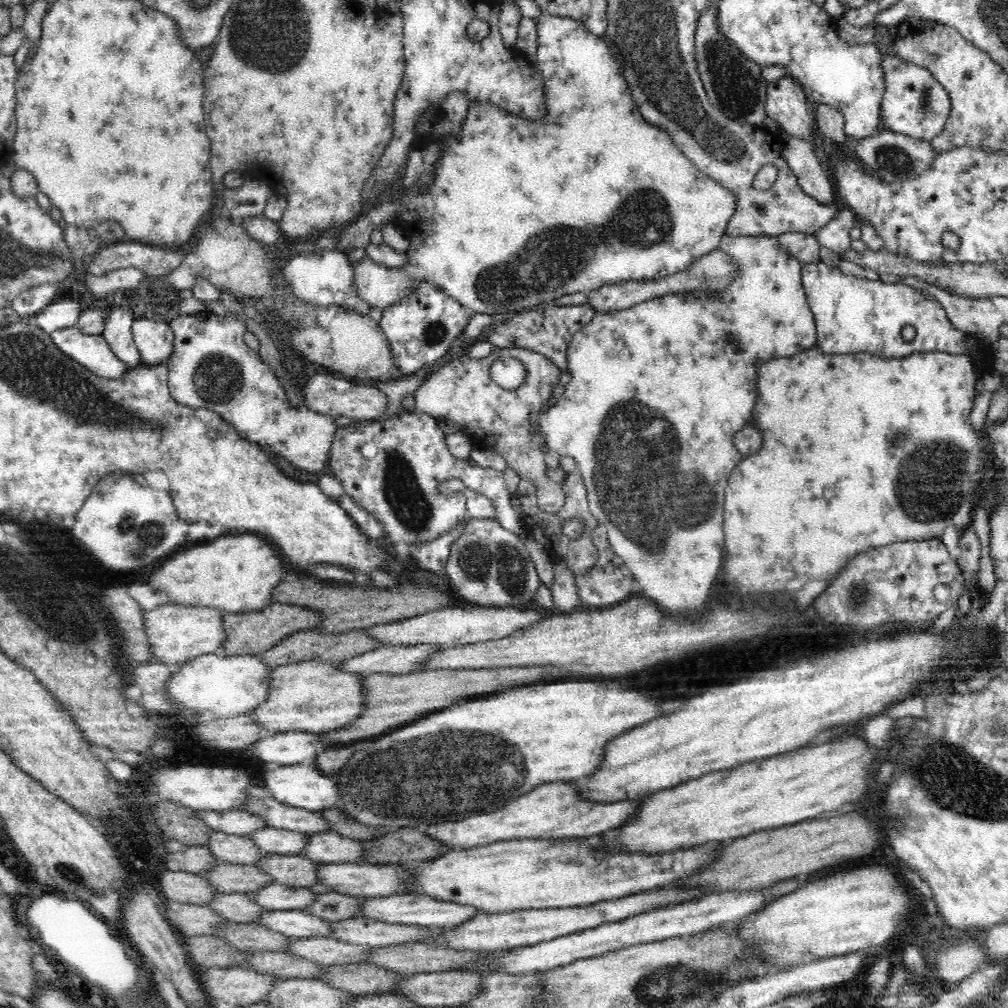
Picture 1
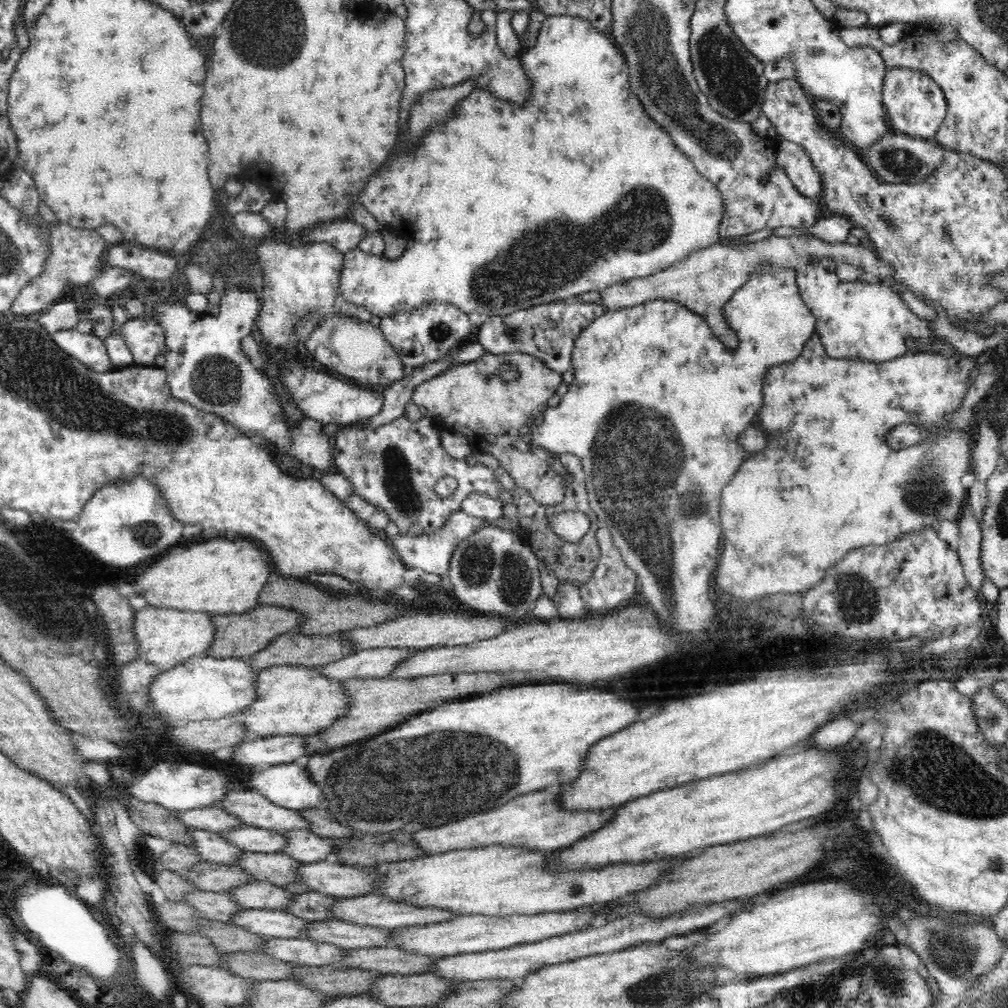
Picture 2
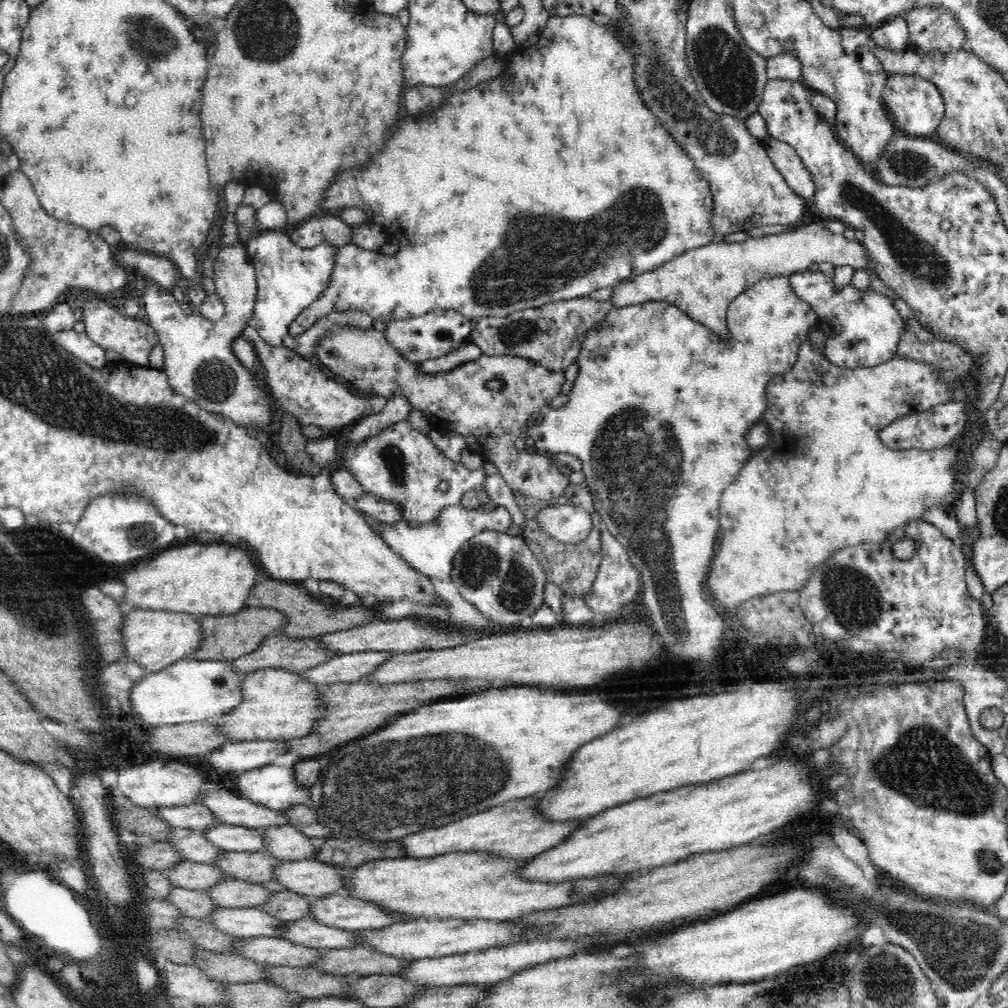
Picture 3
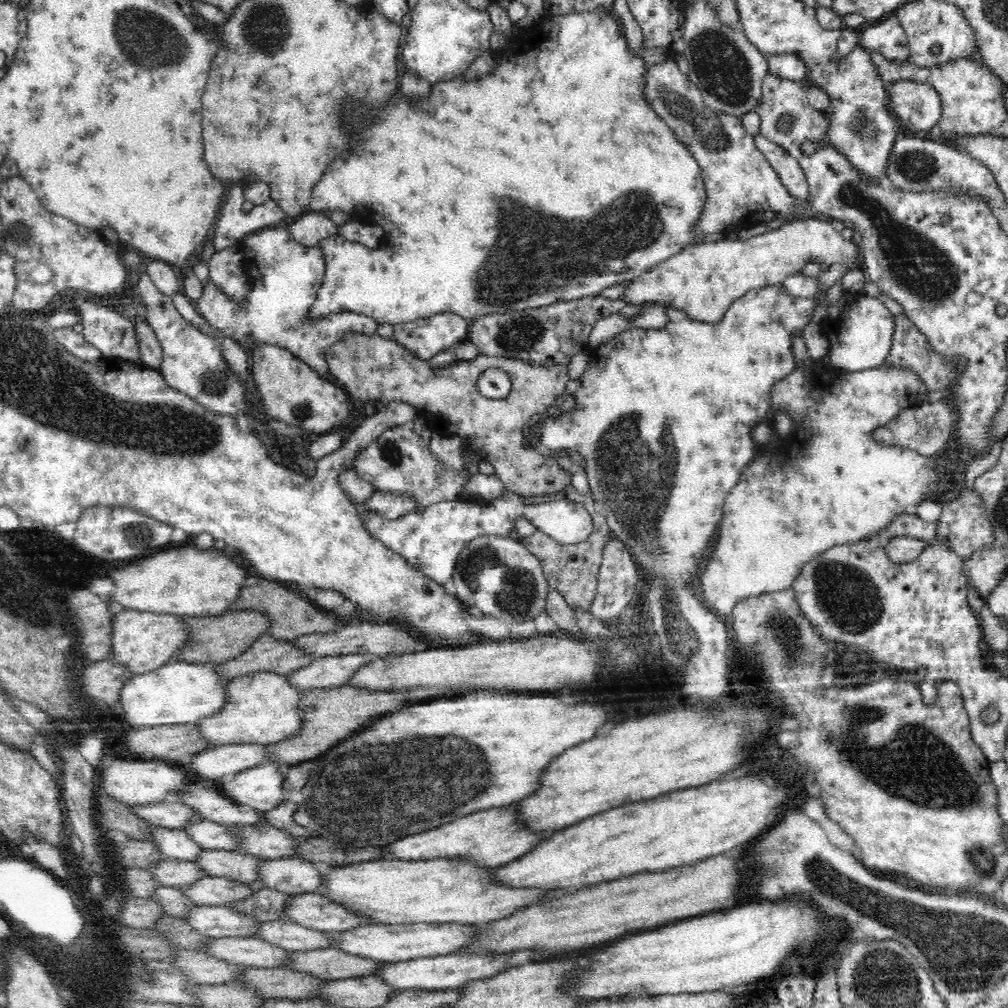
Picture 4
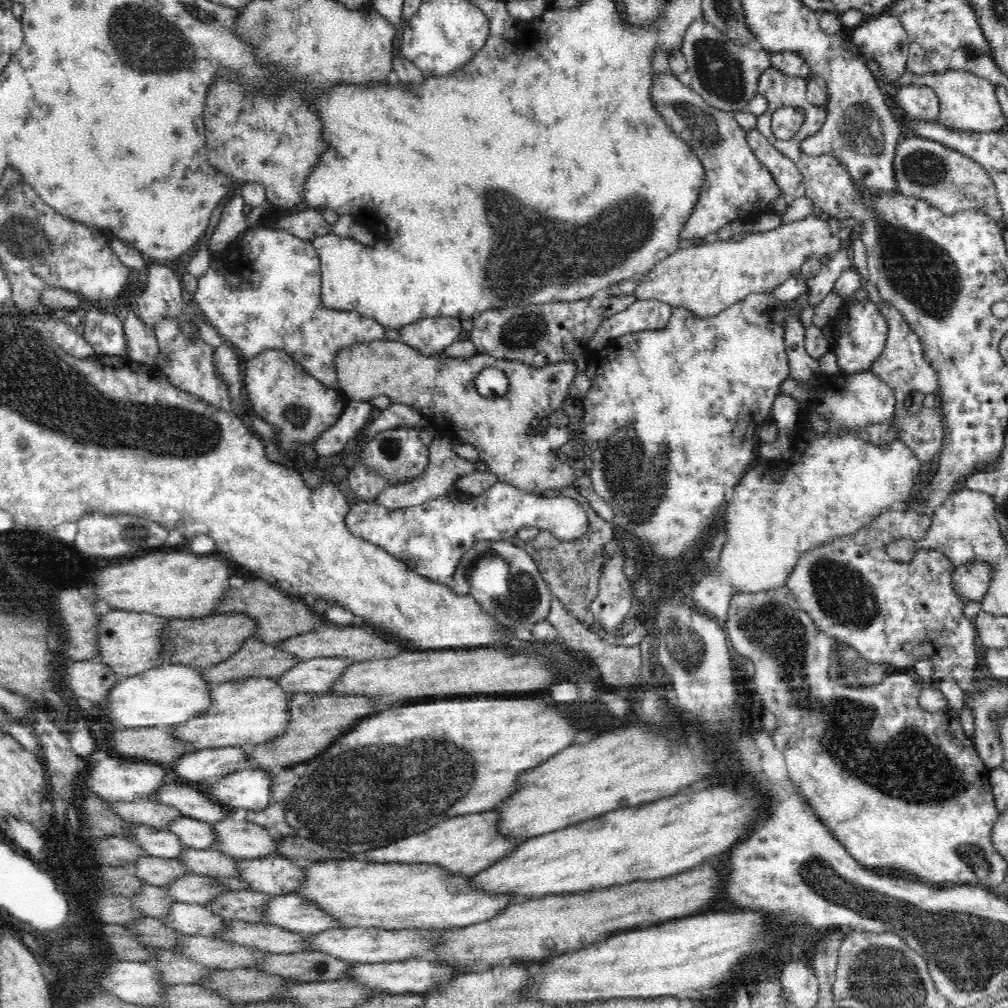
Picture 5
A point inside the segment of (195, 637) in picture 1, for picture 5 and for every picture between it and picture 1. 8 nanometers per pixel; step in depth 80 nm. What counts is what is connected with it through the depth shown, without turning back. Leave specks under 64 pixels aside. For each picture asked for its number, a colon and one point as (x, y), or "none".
2: (165, 637)
3: (154, 639)
4: (141, 641)
5: (129, 642)

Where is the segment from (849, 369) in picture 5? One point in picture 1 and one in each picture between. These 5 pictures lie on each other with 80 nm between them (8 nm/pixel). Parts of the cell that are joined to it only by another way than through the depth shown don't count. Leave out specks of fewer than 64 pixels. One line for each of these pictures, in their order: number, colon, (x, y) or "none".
1: (852, 314)
2: (860, 321)
3: (862, 329)
4: (859, 328)

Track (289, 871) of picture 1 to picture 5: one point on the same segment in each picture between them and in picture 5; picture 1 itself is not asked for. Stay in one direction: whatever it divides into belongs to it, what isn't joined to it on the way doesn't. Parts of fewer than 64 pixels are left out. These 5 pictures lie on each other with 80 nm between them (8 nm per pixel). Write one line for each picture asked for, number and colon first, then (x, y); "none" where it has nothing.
2: (276, 868)
3: (253, 867)
4: (231, 865)
5: (212, 863)

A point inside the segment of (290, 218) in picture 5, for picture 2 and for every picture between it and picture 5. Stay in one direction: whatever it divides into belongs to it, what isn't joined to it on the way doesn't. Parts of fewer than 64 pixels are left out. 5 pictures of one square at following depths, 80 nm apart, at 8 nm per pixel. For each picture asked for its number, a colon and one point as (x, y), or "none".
2: (344, 234)
3: (316, 230)
4: (311, 227)

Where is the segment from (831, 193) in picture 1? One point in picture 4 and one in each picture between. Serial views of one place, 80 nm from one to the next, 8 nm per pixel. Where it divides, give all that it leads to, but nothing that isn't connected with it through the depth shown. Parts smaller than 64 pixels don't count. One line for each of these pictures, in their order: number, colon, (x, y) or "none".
2: (790, 156)
3: (786, 160)
4: (791, 175)

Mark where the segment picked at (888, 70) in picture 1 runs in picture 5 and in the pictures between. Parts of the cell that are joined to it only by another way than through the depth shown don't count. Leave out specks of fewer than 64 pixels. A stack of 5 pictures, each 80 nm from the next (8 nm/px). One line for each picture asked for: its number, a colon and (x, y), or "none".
2: (915, 105)
3: (916, 105)
4: (917, 105)
5: (920, 102)

